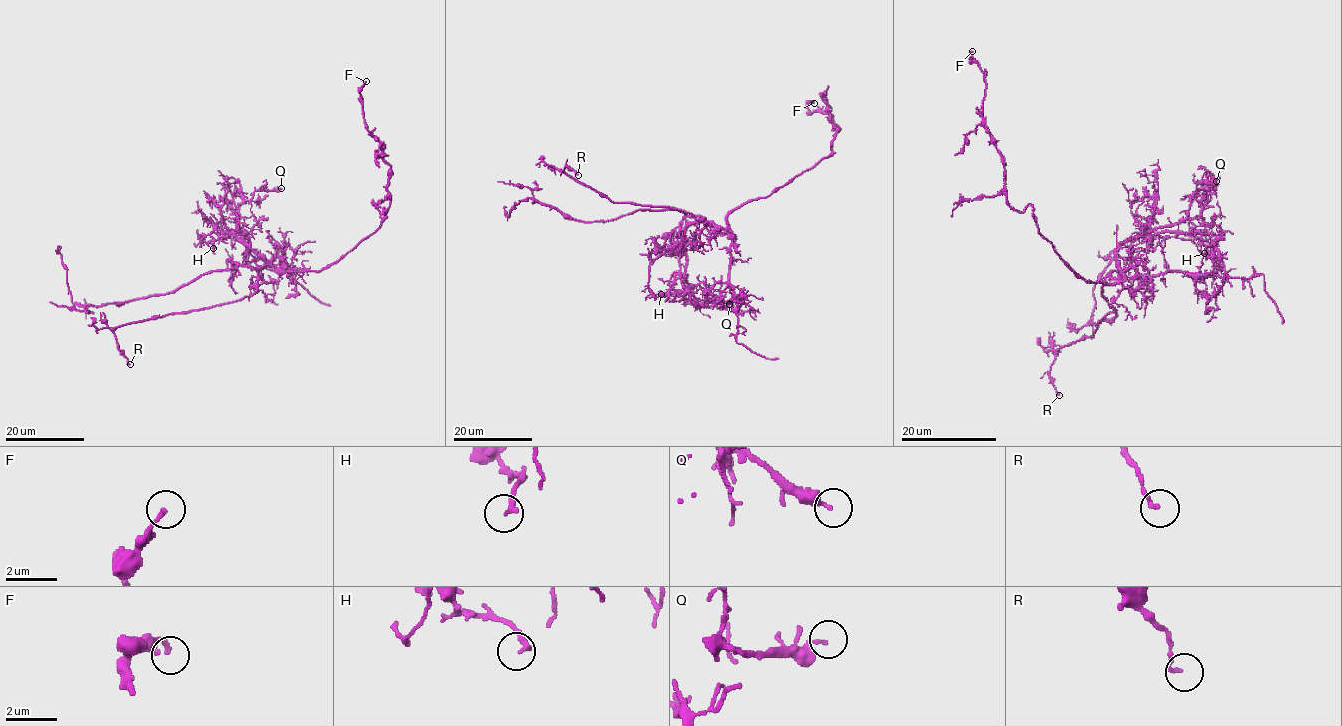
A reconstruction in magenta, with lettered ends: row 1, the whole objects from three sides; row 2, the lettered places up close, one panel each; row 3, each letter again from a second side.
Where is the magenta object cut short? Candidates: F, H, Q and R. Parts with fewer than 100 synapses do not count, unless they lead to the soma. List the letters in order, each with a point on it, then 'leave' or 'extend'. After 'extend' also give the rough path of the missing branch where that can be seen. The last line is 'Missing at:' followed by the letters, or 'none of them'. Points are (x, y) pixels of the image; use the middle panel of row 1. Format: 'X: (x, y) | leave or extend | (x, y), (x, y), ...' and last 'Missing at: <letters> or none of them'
F: (814, 103) | leave
H: (661, 294) | leave
Q: (729, 304) | leave
R: (578, 175) | leave
Missing at: none of them

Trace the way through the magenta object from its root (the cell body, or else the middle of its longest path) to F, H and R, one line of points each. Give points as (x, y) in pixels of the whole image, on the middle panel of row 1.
F: (729, 214), (770, 196), (833, 153), (838, 127), (822, 111), (811, 114), (808, 103), (814, 103)
H: (729, 214), (725, 228), (691, 223), (683, 240), (649, 266), (648, 290), (655, 297), (661, 294)
R: (729, 214), (725, 228), (705, 226), (704, 218), (677, 209), (613, 202), (562, 171), (578, 175)

